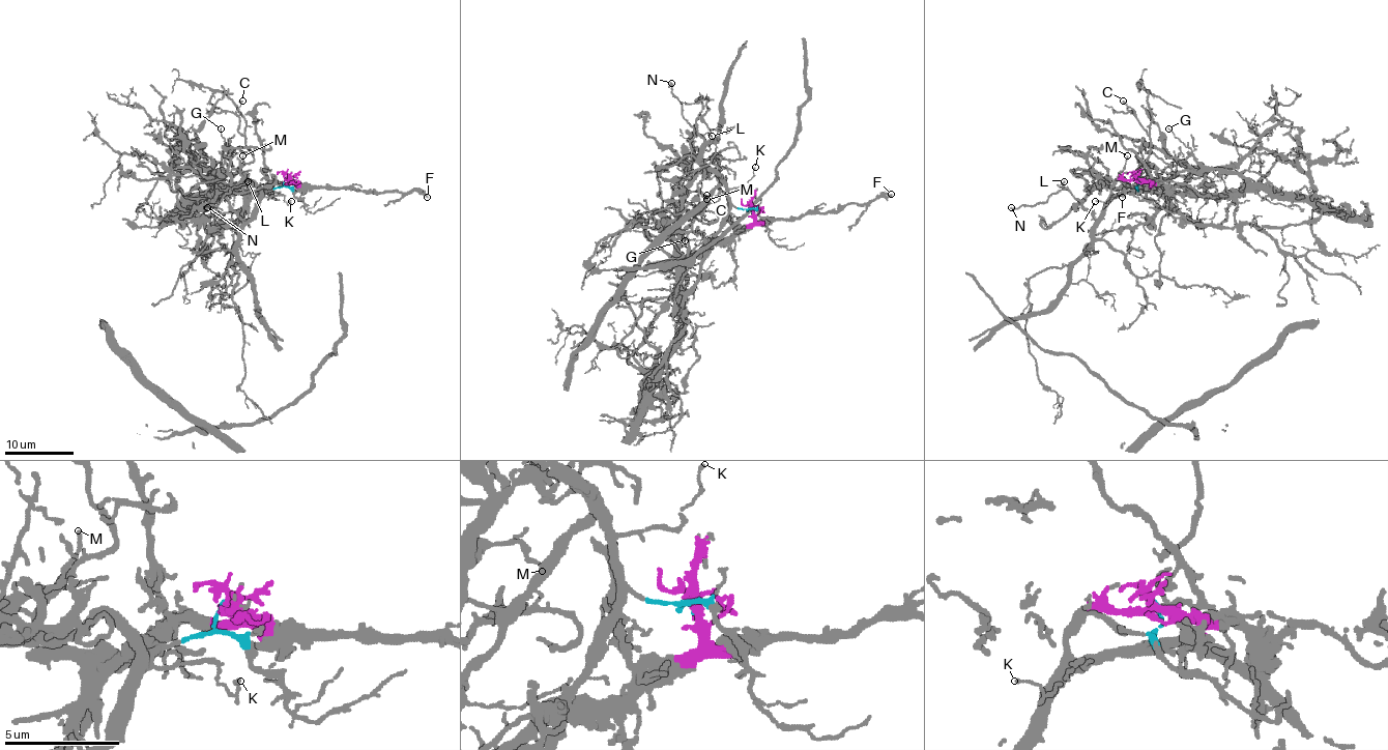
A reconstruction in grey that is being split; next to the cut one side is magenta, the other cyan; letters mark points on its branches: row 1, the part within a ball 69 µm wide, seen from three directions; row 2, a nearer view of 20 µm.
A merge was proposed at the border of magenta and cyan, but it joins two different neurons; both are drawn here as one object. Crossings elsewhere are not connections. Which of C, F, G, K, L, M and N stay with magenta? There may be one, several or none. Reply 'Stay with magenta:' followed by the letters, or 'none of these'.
Stay with magenta: F, G, M

